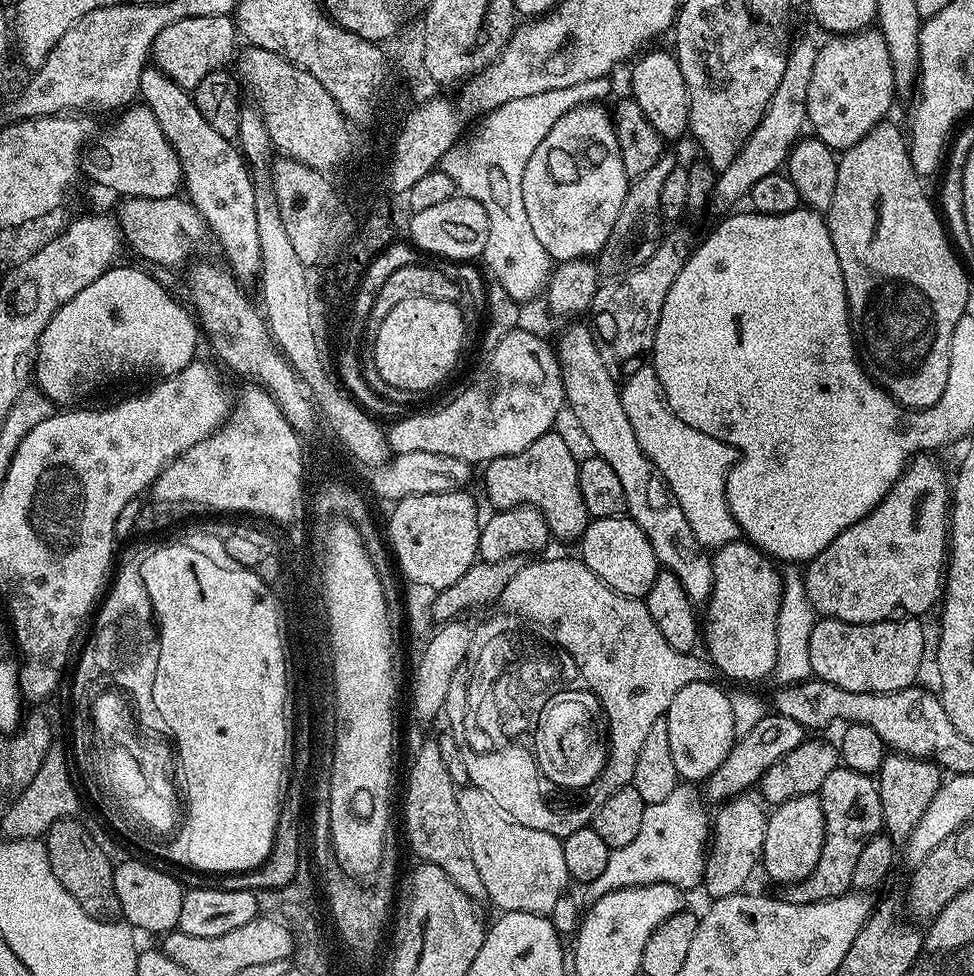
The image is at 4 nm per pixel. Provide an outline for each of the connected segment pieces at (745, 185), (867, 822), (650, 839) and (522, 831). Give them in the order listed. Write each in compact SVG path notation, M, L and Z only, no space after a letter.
M800 40L791 49L787 49L786 71L782 74L782 82L778 90L774 90L774 98L762 118L762 122L750 134L750 138L742 146L740 153L730 162L730 166L719 169L714 200L722 207L728 208L735 200L743 201L748 192L758 182L758 178L766 178L766 174L774 174L785 167L788 153L793 145L801 139L803 128L808 124L808 107L806 94L810 94L810 77L814 71L817 45L808 40Z
M838 766L826 777L826 782L822 782L818 795L824 815L822 858L818 858L818 866L814 866L805 880L783 889L782 899L791 904L822 902L843 896L852 888L854 865L858 862L858 854L862 854L862 846L866 846L872 836L881 835L884 828L880 789L872 776Z
M677 786L674 794L663 802L645 804L642 827L636 837L626 846L611 849L602 874L586 885L585 905L590 906L614 890L632 888L636 884L666 883L681 890L701 887L706 849L710 844L710 812L700 805L701 797L696 797L688 788L691 787Z
M461 787L456 797L458 810L462 814L462 830L470 846L470 858L474 858L474 866L482 877L482 886L486 886L487 903L492 903L500 912L552 913L555 903L566 895L569 891L568 884L570 885L563 839L554 834L546 834L546 830L534 830L530 826L522 826L522 822L514 822L514 818L510 818L502 806L494 803L478 787Z

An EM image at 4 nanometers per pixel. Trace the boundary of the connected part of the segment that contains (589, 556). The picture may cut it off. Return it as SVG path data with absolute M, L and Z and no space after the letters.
M621 514L610 518L589 519L584 535L578 541L579 559L606 586L613 588L623 596L647 597L650 586L654 586L654 578L661 566L656 560L654 546L650 546L650 538L642 534L642 530L627 515Z

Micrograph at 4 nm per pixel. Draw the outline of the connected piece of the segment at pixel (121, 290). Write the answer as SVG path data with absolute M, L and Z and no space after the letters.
M120 267L109 268L63 304L40 336L34 380L57 405L67 405L64 403L76 395L94 391L107 372L112 376L132 376L140 371L173 376L197 355L198 324L193 313L176 304L175 298L142 269Z

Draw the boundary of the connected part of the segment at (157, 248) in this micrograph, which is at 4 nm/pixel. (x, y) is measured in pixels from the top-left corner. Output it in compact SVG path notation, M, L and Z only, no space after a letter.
M179 195L170 198L138 198L130 196L119 201L118 223L123 239L141 256L152 264L172 268L180 264L206 236L206 225L194 205Z

